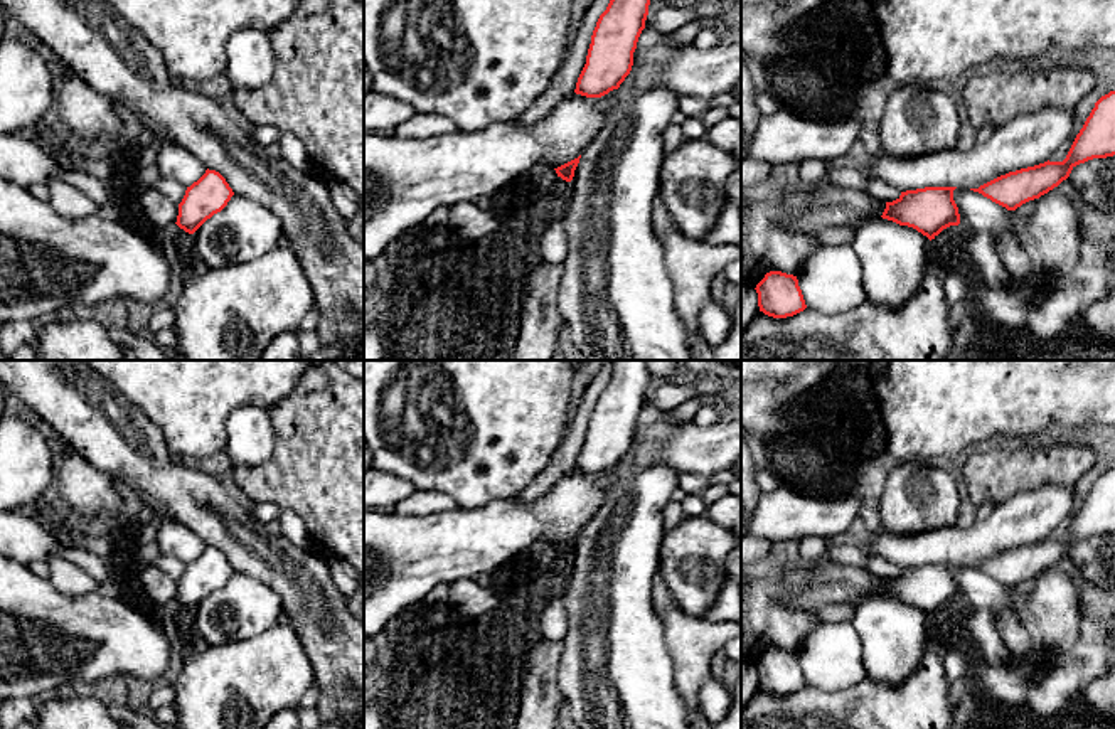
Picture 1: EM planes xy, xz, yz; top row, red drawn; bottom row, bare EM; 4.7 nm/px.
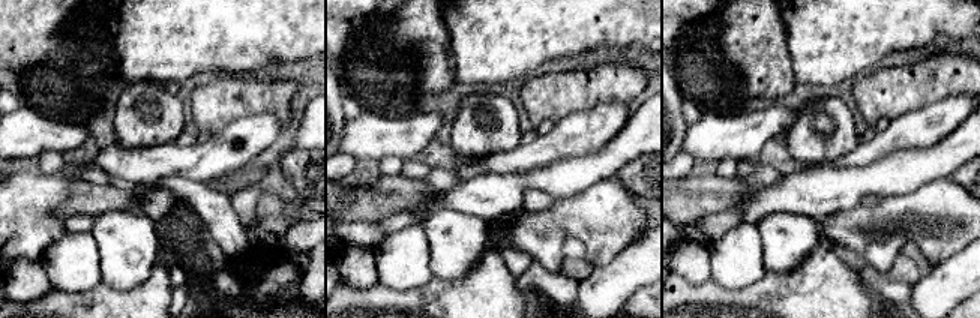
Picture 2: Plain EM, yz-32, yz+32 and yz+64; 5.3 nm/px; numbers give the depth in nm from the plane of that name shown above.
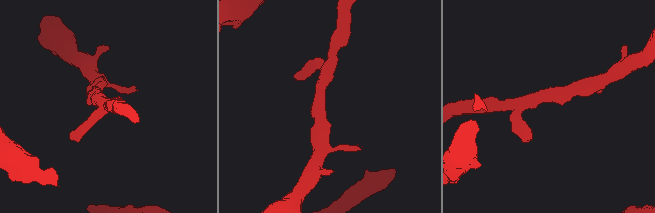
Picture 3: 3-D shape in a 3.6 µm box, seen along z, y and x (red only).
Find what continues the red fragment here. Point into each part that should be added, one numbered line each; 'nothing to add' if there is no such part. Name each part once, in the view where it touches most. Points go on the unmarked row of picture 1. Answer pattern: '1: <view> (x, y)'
nothing to add

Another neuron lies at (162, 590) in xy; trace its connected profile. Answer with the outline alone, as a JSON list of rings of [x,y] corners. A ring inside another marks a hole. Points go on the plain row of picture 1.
[[[143,564],[138,577],[145,593],[157,606],[168,604],[177,599],[179,583],[157,566]]]

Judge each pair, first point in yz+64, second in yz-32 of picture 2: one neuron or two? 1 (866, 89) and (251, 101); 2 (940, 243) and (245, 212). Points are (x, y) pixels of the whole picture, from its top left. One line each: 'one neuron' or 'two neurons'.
1: one neuron
2: two neurons

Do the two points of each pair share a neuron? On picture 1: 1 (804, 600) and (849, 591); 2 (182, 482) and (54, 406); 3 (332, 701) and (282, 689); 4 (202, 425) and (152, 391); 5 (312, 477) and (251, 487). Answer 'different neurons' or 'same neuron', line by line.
1: same neuron
2: same neuron
3: different neurons
4: same neuron
5: same neuron

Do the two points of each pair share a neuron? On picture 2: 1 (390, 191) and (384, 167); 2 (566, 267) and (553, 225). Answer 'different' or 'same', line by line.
1: different
2: different

